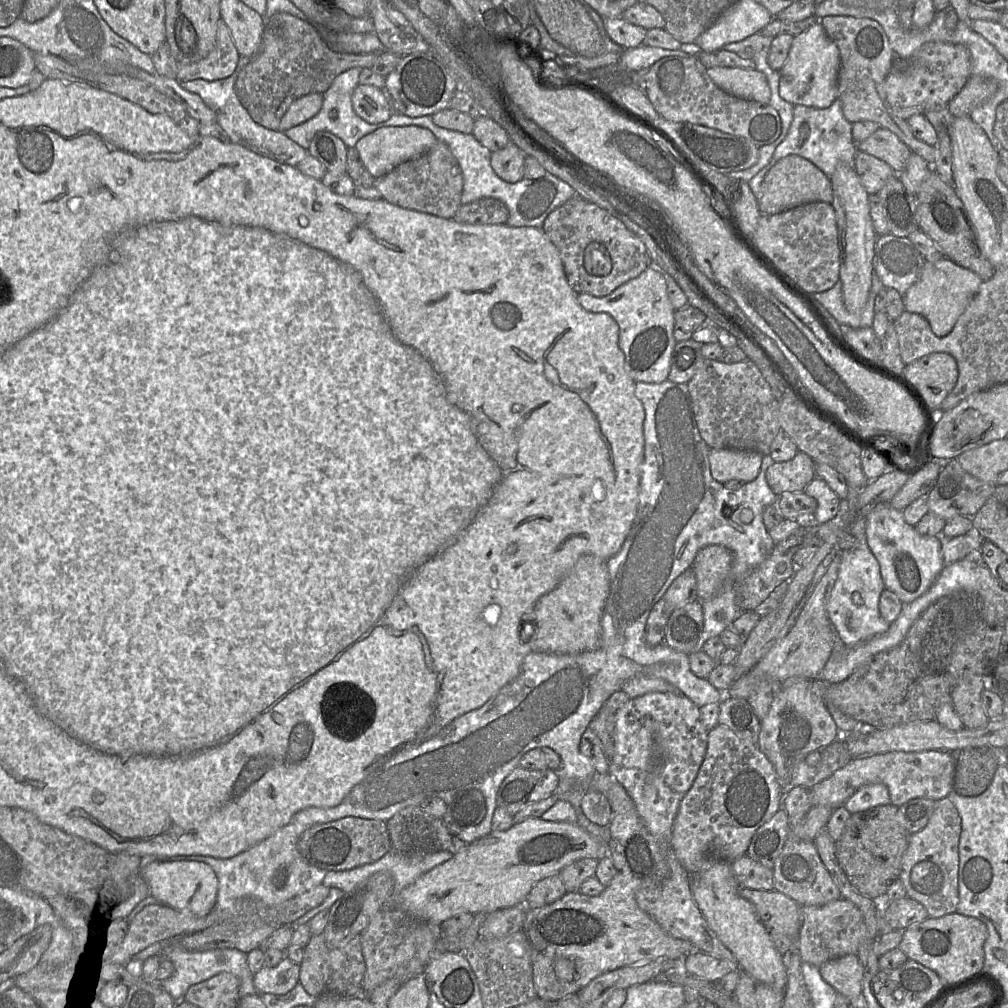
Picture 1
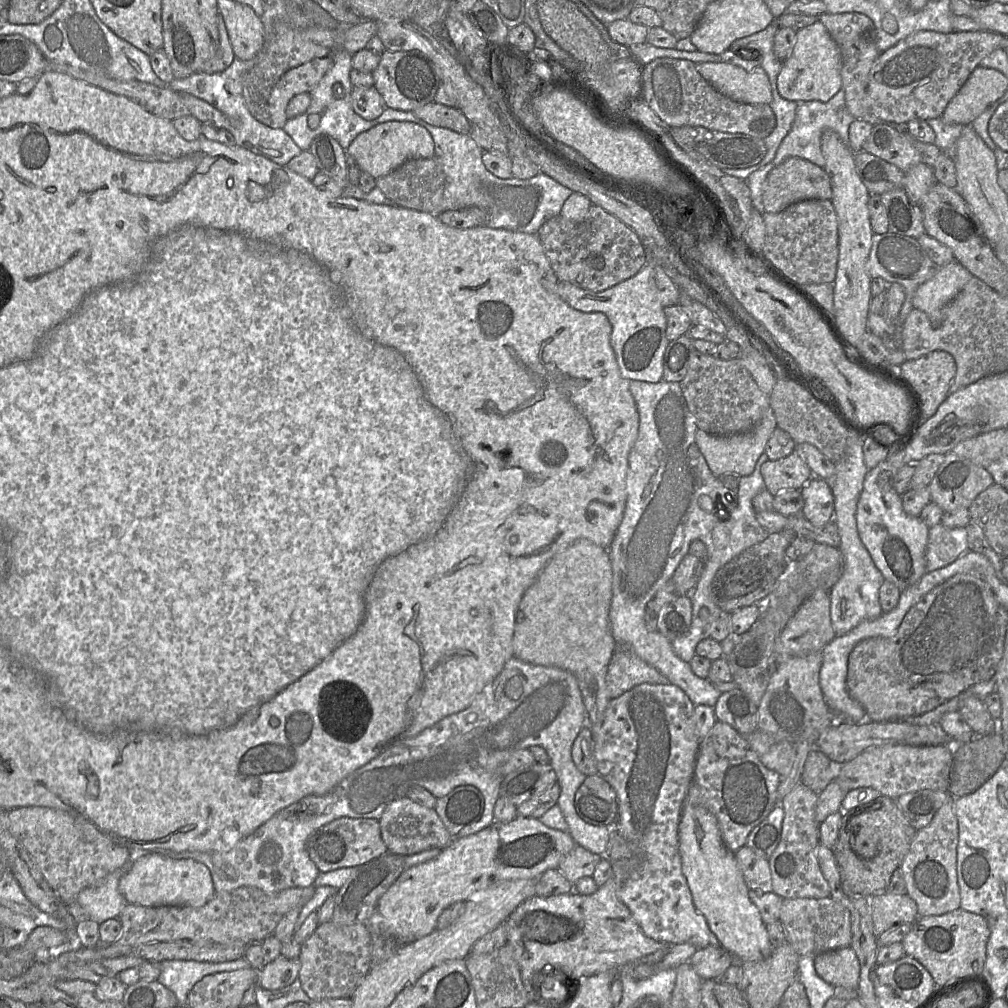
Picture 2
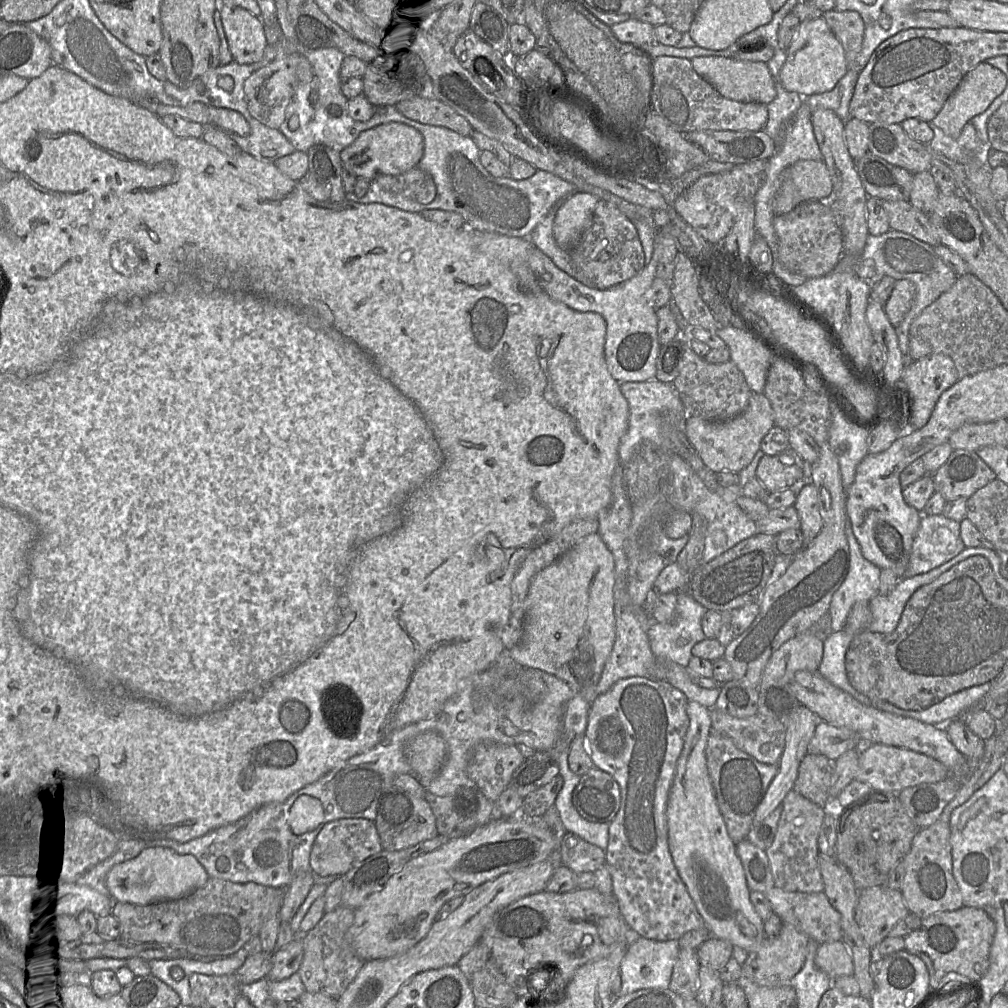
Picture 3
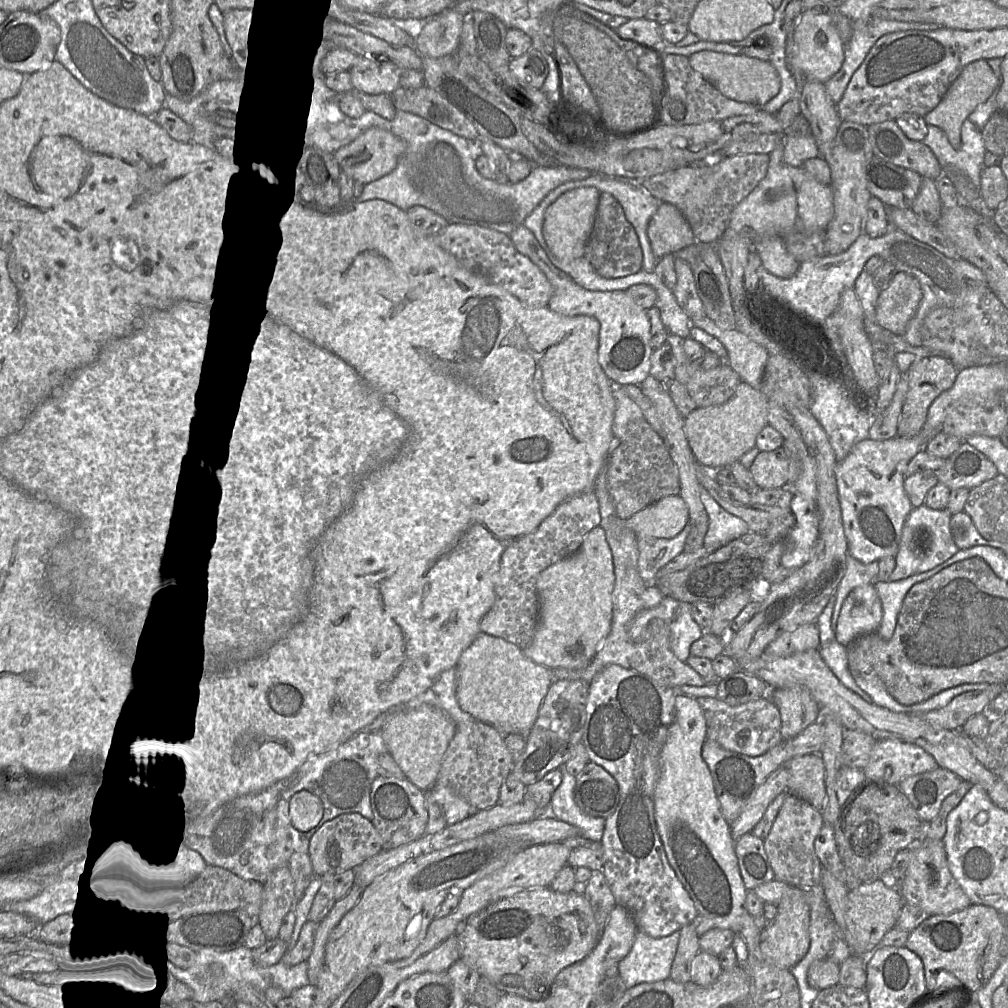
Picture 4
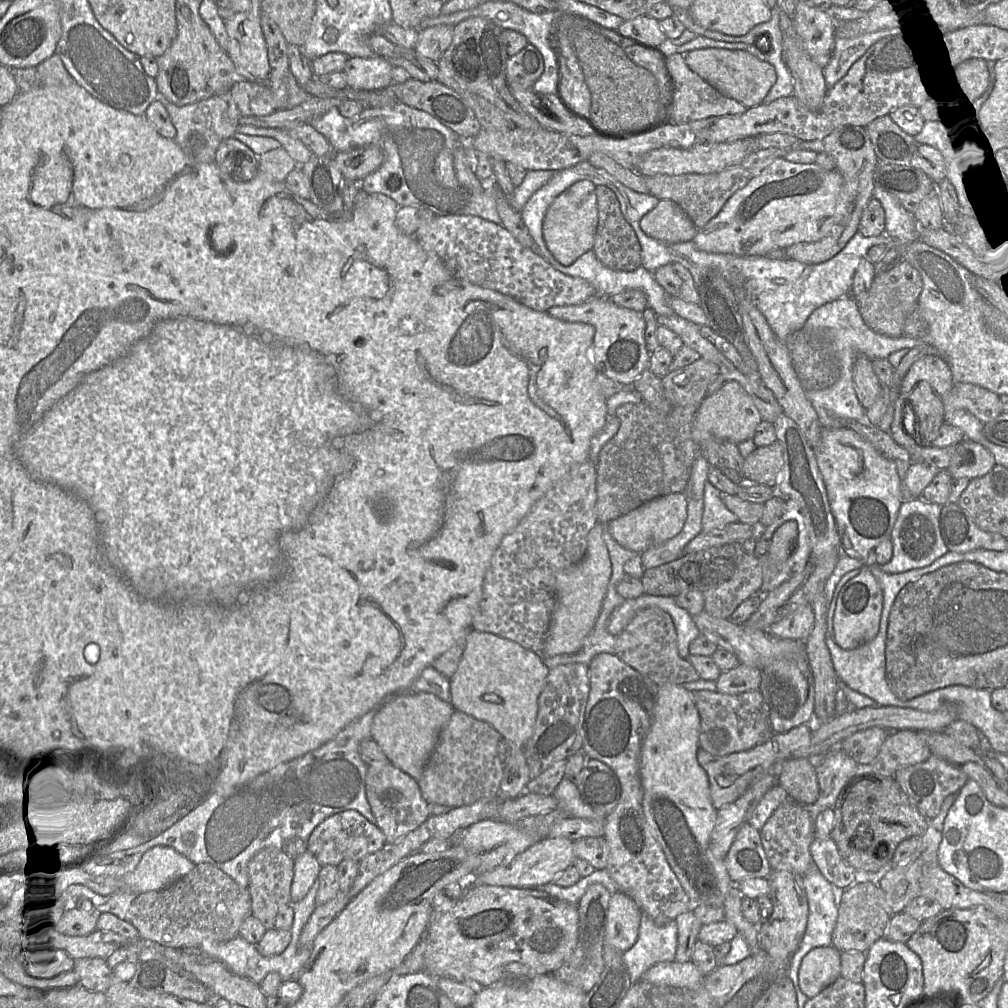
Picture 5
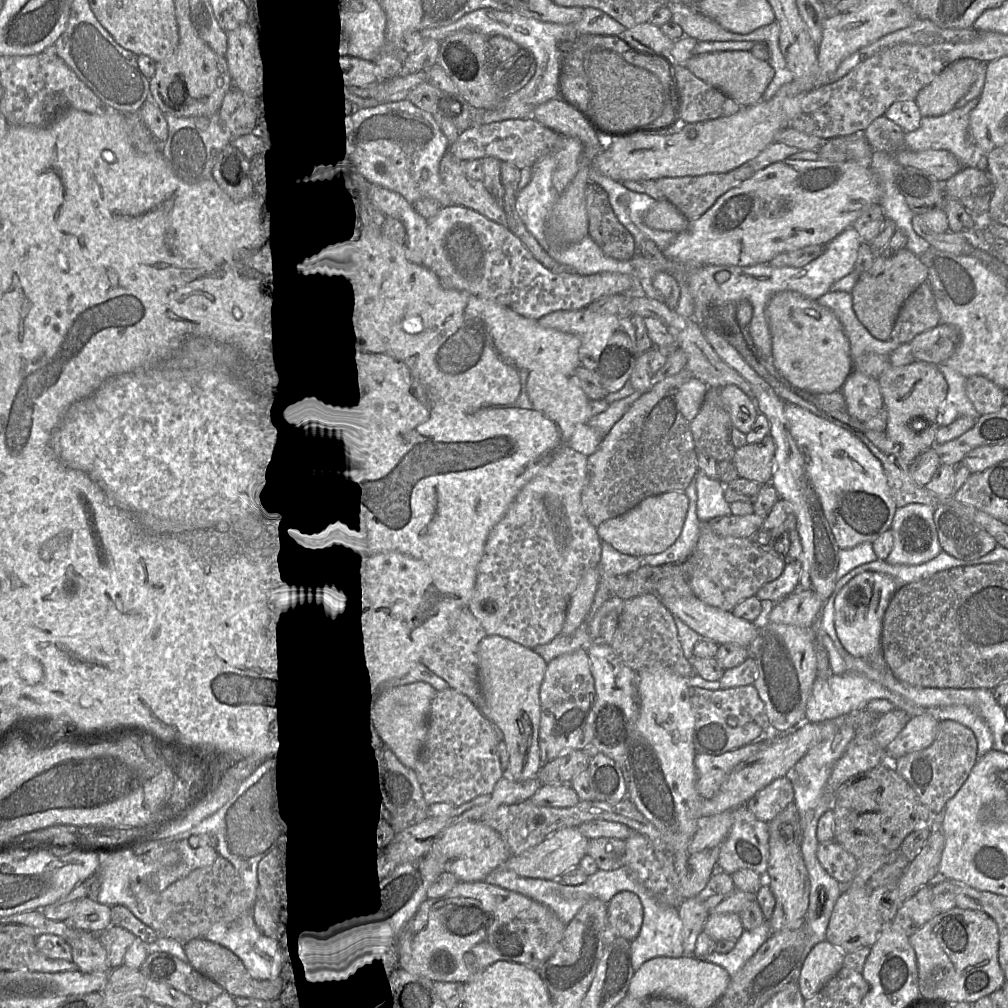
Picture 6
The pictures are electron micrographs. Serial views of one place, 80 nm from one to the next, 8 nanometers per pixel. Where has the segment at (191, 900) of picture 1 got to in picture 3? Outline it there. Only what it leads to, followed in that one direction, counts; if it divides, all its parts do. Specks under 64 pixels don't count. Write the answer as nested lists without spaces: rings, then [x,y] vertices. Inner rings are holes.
[[[145,848],[135,858],[114,866],[107,874],[105,884],[114,902],[149,905],[164,900],[182,898],[204,886],[209,874],[192,855],[180,855],[170,848]]]

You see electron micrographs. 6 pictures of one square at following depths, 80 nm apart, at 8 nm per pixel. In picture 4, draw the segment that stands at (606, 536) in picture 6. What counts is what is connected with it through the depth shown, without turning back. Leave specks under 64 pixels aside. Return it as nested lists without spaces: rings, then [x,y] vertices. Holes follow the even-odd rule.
[[[668,496],[626,519],[636,538],[672,539],[689,522],[689,510],[681,496]]]

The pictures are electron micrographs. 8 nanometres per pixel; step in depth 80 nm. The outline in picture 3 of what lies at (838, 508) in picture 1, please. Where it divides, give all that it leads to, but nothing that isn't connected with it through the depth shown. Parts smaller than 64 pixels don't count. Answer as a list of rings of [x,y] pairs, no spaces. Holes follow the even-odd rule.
[[[801,483],[797,488],[797,498],[794,507],[801,521],[801,533],[804,547],[818,536],[823,524],[820,513],[820,497],[813,483]]]

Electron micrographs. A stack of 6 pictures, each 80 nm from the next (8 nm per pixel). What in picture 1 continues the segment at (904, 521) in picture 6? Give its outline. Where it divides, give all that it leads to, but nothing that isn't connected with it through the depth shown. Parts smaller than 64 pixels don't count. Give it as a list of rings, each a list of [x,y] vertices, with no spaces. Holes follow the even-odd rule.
[[[973,529],[964,535],[956,537],[947,537],[941,534],[939,539],[945,566],[962,560],[968,555],[974,555],[978,559],[981,559],[978,550],[980,548],[982,538]]]

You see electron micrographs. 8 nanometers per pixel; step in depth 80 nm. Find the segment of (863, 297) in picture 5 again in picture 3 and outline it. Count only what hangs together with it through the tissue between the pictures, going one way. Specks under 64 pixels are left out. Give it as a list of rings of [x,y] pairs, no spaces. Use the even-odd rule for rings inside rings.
[[[907,279],[896,280],[893,290],[883,306],[890,323],[898,326],[913,306],[916,297],[915,284]]]

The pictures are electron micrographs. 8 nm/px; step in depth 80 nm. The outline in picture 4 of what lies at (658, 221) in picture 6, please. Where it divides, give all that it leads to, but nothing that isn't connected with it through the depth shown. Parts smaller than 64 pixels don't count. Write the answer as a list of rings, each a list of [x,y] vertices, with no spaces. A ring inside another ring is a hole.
[[[662,202],[647,226],[652,252],[657,259],[694,244],[692,229],[681,211]]]

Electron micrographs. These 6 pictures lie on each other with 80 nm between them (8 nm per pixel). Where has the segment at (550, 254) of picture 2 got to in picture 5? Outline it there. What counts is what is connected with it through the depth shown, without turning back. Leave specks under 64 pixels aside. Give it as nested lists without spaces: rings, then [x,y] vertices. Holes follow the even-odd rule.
[[[596,186],[598,207],[598,225],[596,229],[593,252],[606,267],[618,271],[633,271],[642,266],[642,251],[639,240],[631,225],[621,213],[615,193],[606,186]]]

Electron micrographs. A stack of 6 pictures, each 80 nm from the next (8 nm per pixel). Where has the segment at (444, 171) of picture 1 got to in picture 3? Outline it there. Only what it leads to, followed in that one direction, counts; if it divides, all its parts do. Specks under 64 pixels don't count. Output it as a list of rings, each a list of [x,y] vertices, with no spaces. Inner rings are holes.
[[[417,166],[398,175],[380,176],[374,181],[385,190],[422,204],[432,202],[437,193],[433,178]]]

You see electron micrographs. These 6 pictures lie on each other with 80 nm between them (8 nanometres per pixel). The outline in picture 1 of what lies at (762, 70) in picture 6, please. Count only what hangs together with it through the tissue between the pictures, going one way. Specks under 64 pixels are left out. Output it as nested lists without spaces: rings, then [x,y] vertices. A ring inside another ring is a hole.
[[[711,67],[707,69],[711,80],[723,91],[735,97],[769,103],[771,89],[764,73],[756,69],[739,67]]]

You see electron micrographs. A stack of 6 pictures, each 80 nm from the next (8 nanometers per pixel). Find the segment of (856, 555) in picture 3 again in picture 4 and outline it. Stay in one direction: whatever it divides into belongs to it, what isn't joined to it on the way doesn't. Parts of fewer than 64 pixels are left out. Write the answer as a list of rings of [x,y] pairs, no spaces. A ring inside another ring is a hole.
[[[847,553],[847,570],[842,578],[836,595],[834,611],[831,618],[831,627],[833,632],[836,629],[837,621],[841,612],[843,603],[848,594],[855,588],[875,582],[879,572],[878,562],[864,564]]]

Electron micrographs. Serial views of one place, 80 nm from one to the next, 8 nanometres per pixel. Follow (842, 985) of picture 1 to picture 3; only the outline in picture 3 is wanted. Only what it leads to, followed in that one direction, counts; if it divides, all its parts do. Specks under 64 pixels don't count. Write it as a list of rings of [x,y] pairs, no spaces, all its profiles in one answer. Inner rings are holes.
[[[842,940],[819,945],[814,961],[817,968],[831,979],[854,975],[852,956]]]

